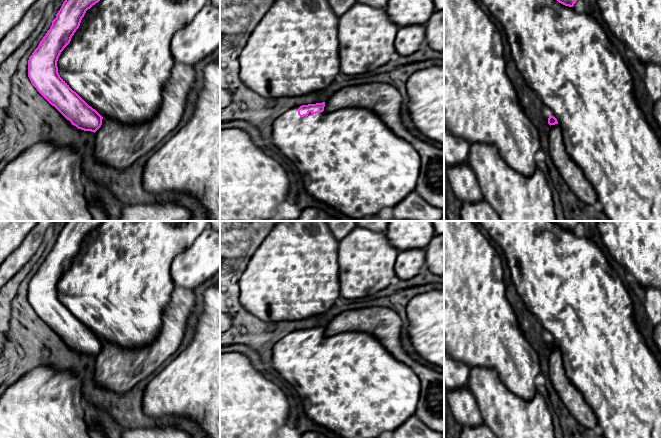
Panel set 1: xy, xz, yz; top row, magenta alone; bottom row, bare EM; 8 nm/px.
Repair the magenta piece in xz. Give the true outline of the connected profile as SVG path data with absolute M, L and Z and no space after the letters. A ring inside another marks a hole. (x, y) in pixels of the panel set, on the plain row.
M325 326L294 331L284 336L272 346L272 367L279 376L296 390L302 403L300 412L306 414L308 419L316 425L333 431L342 438L377 438L384 432L394 432L415 414L420 398L420 380L411 368L395 360L381 343L369 333L352 331L325 337L324 331Z

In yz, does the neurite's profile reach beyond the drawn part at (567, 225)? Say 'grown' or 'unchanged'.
unchanged

